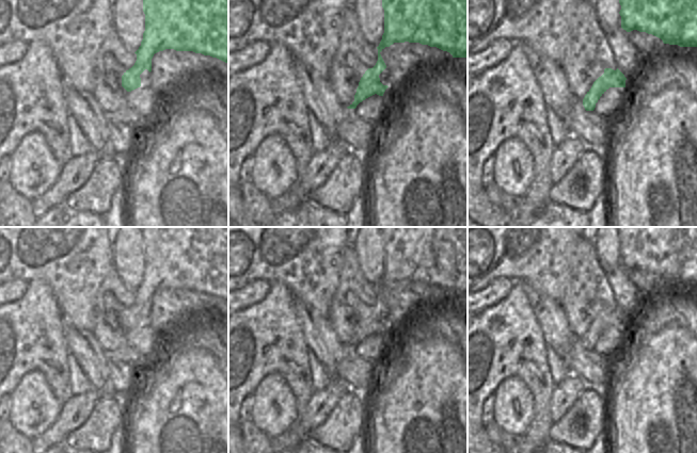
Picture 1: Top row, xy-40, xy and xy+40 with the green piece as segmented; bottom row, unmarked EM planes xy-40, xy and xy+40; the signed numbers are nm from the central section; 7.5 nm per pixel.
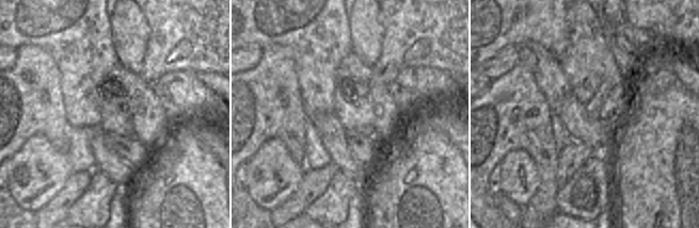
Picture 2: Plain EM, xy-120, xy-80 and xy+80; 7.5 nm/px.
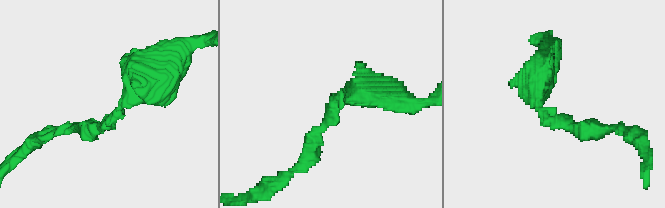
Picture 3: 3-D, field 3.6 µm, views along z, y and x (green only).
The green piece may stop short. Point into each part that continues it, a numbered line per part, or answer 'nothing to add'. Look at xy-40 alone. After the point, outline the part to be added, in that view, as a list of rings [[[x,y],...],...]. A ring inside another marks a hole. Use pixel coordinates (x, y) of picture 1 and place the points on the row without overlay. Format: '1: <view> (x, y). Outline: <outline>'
nothing to add.

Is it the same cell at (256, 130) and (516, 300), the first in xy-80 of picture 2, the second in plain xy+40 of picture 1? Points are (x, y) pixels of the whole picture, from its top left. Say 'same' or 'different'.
same

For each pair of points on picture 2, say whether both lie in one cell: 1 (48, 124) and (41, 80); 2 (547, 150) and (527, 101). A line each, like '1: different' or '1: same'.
1: same
2: same

